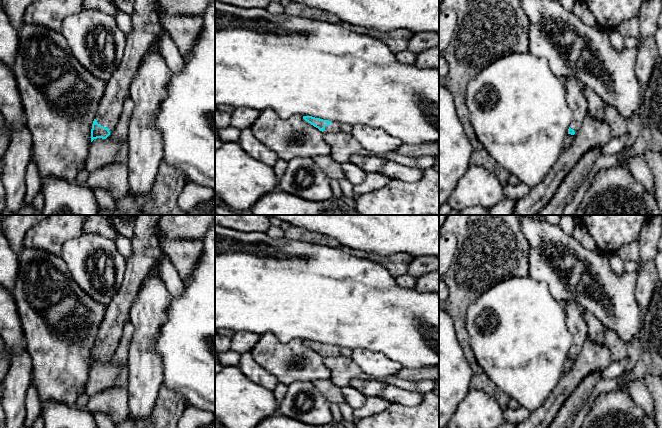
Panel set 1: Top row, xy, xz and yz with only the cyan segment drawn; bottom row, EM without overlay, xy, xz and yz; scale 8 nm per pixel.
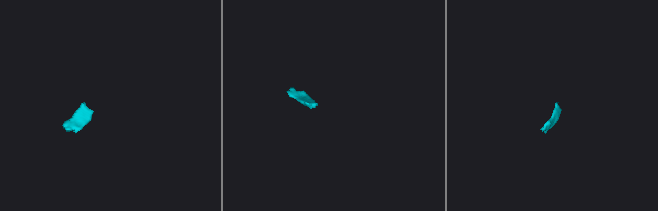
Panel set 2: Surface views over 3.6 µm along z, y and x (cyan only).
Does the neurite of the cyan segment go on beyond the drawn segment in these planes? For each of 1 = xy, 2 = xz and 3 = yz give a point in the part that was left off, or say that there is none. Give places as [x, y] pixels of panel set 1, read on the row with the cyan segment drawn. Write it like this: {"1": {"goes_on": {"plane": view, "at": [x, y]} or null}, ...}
{"1": {"goes_on": {"plane": "xy", "at": [146, 26]}}, "2": {"goes_on": {"plane": "xz", "at": [334, 126]}}, "3": {"goes_on": {"plane": "yz", "at": [576, 100]}}}

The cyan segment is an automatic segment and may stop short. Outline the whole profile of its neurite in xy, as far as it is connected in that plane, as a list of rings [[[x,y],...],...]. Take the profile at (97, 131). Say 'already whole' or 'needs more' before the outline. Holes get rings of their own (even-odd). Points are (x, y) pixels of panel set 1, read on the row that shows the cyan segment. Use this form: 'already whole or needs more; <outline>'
needs more; [[[134,0],[134,10],[131,14],[132,30],[126,36],[126,47],[120,66],[114,75],[106,82],[104,94],[97,108],[91,129],[91,142],[94,139],[106,139],[115,129],[123,110],[123,103],[129,95],[129,85],[140,64],[143,55],[161,32],[162,24],[156,11],[158,0]]]

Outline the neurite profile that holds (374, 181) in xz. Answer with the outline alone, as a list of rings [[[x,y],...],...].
[[[367,173],[363,182],[353,186],[353,192],[357,195],[367,194],[373,190],[379,190],[386,186],[391,178],[380,173]]]

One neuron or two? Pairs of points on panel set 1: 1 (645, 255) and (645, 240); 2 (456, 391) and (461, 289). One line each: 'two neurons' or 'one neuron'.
1: one neuron
2: two neurons

